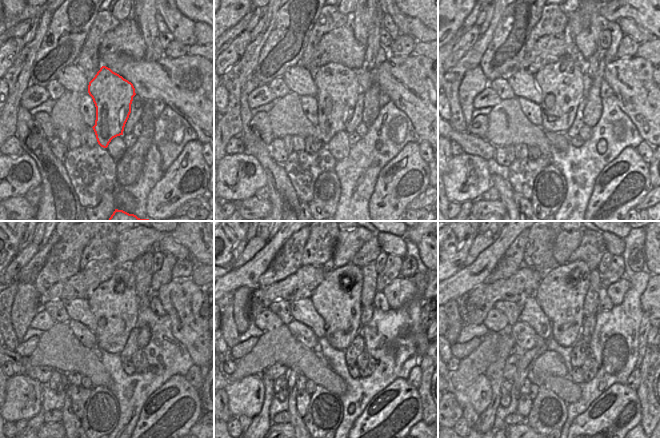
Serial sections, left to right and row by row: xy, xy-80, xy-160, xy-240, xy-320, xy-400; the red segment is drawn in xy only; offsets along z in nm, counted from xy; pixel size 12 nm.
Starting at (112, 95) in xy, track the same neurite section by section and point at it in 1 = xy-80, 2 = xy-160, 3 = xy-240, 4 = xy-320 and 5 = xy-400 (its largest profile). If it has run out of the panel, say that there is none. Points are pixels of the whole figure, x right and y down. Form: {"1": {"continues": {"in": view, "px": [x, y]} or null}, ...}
{"1": {"continues": {"in": "xy-80", "px": [338, 88]}}, "2": {"continues": {"in": "xy-160", "px": [563, 85]}}, "3": {"continues": {"in": "xy-240", "px": [116, 307]}}, "4": {"continues": {"in": "xy-320", "px": [339, 305]}}, "5": {"continues": {"in": "xy-400", "px": [562, 302]}}}

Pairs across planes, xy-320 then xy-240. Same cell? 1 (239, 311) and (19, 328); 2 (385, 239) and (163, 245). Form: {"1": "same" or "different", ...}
{"1": "same", "2": "same"}

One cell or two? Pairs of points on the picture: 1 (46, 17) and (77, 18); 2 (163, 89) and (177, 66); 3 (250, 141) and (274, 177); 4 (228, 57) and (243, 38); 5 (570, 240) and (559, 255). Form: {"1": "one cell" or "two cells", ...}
{"1": "two cells", "2": "one cell", "3": "one cell", "4": "one cell", "5": "one cell"}

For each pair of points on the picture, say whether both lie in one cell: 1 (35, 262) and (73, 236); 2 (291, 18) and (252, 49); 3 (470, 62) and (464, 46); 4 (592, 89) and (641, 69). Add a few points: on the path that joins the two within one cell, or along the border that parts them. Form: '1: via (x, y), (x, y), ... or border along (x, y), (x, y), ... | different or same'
1: border along (62, 234), (49, 252), (44, 266), (37, 274) | different
2: border along (277, 14), (273, 28), (261, 49), (259, 58) | different
3: border along (480, 35), (467, 52), (450, 68) | different
4: border along (607, 62), (604, 68), (603, 79) | different

